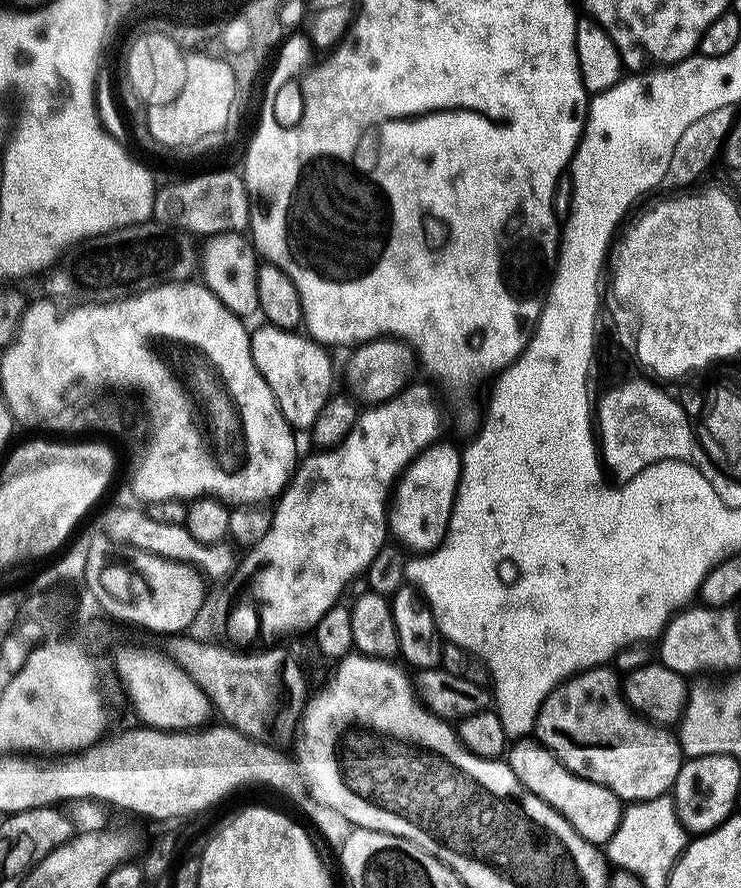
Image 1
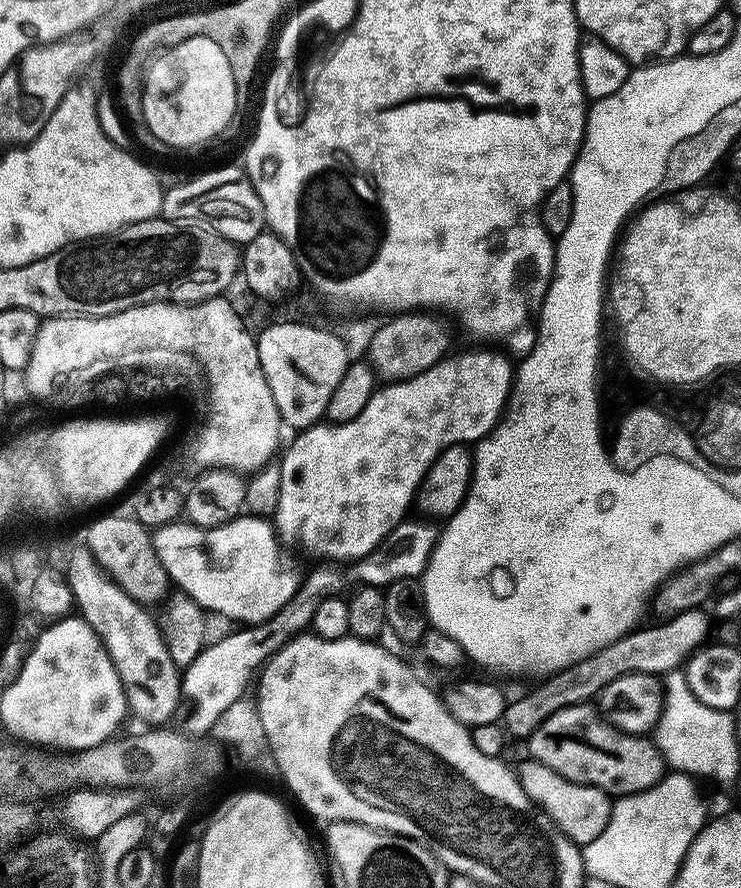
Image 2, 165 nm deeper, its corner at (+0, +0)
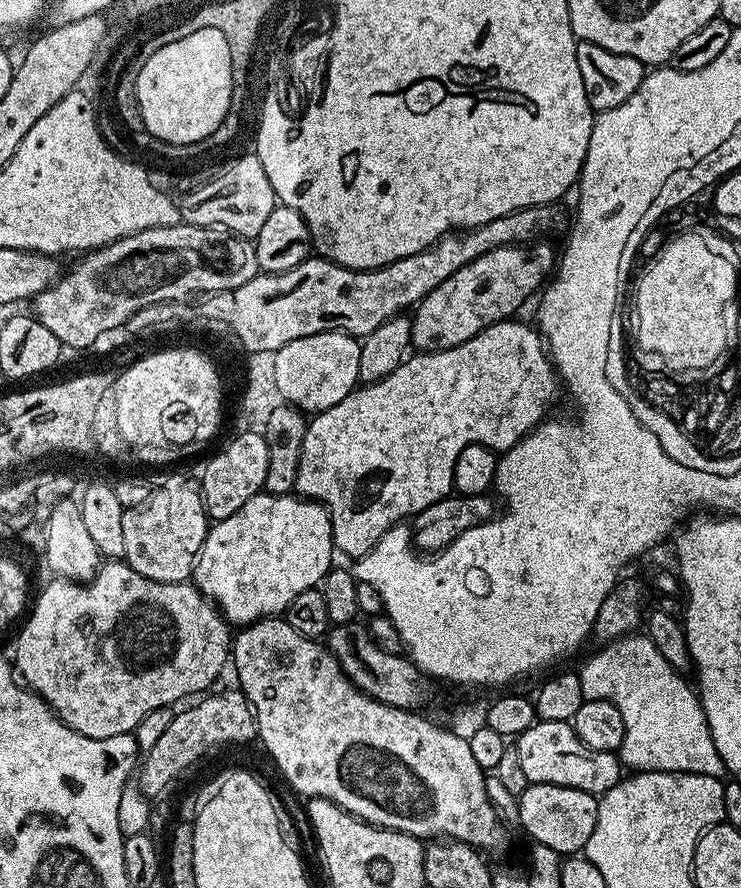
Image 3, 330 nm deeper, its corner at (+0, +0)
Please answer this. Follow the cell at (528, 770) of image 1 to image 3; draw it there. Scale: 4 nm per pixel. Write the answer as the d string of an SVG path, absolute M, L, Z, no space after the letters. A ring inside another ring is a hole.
M529 784L518 797L518 824L533 837L535 843L550 846L559 854L583 853L590 834L598 822L598 800L586 790L574 790L570 786L553 784Z

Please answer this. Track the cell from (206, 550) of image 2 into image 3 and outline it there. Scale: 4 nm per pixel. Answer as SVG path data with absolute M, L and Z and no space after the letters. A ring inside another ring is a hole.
M261 494L250 498L238 514L230 514L230 518L215 521L209 527L192 571L191 583L220 609L229 625L247 626L257 620L279 617L302 590L317 587L334 567L332 556L332 520L323 504L296 494Z

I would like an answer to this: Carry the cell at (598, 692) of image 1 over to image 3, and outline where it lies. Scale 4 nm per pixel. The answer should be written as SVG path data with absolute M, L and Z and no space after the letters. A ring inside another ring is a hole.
M537 719L520 736L515 737L514 751L518 754L518 763L522 766L529 784L553 784L570 786L574 790L586 790L593 794L603 794L622 779L622 763L616 752L594 750L578 738L567 720L550 722Z

